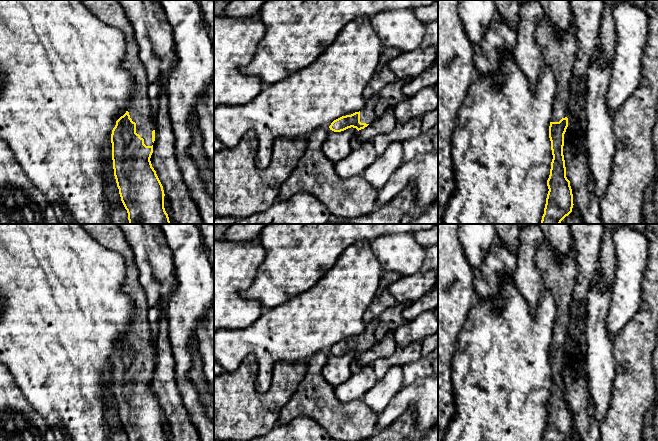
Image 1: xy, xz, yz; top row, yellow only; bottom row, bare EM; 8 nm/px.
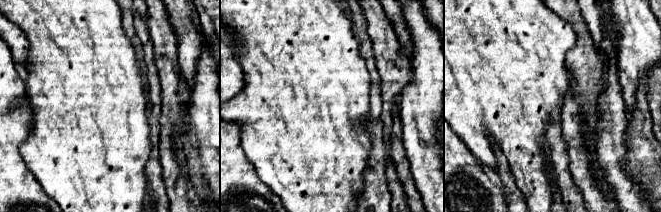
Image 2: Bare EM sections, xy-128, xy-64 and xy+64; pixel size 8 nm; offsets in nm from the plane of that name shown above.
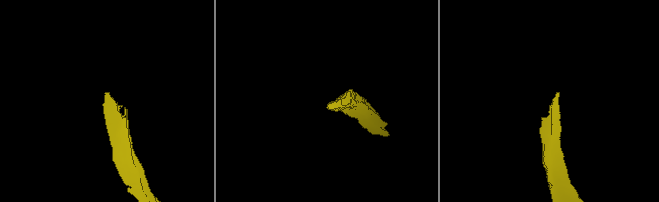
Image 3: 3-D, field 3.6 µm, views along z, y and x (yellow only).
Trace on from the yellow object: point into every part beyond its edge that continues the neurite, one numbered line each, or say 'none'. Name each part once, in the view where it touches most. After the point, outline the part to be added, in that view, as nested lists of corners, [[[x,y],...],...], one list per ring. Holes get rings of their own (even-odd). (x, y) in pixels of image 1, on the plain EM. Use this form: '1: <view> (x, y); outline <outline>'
1: xy (111, 236); outline [[[82,224],[103,246],[120,253],[126,265],[124,292],[135,303],[135,319],[128,327],[130,342],[136,347],[136,357],[144,363],[146,370],[152,370],[154,347],[151,341],[151,326],[148,319],[147,296],[139,281],[134,254],[119,224]]]

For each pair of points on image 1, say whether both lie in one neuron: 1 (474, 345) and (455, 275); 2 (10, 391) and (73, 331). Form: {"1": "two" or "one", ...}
{"1": "two", "2": "two"}

